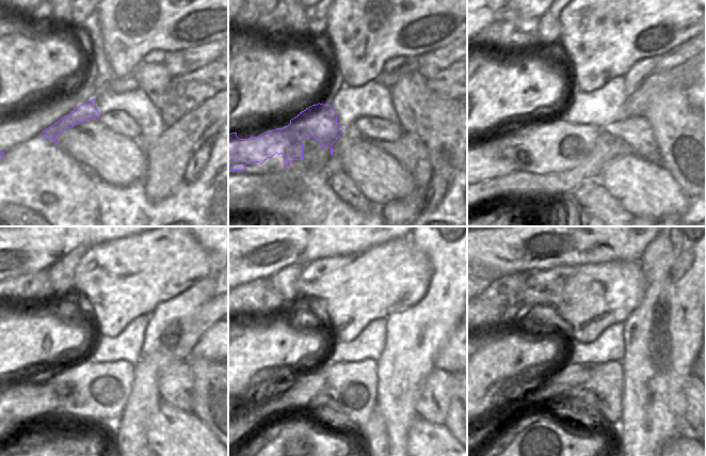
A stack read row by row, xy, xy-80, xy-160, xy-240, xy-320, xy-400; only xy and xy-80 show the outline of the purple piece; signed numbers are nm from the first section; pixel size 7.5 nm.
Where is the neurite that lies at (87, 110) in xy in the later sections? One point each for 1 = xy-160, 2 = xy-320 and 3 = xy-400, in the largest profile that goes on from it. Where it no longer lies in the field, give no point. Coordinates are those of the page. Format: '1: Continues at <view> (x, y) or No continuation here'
1: Continues at xy-160 (551, 145)
2: Continues at xy-320 (351, 389)
3: Continues at xy-400 (603, 393)

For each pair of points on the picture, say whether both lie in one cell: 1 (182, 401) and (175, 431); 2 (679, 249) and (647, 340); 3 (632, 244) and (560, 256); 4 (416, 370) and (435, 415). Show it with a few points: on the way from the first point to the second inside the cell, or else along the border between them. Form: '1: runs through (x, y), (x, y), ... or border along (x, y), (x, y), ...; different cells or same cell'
1: border along (162, 401), (191, 412); different cells
2: runs through (679, 271), (679, 285), (670, 317); same cell
3: runs through (614, 244), (578, 245); same cell
4: border along (434, 366), (420, 386), (416, 408); different cells

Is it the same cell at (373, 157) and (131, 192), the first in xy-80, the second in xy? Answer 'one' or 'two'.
two

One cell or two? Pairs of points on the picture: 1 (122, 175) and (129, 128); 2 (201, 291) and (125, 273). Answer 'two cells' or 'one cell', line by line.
1: two cells
2: two cells

